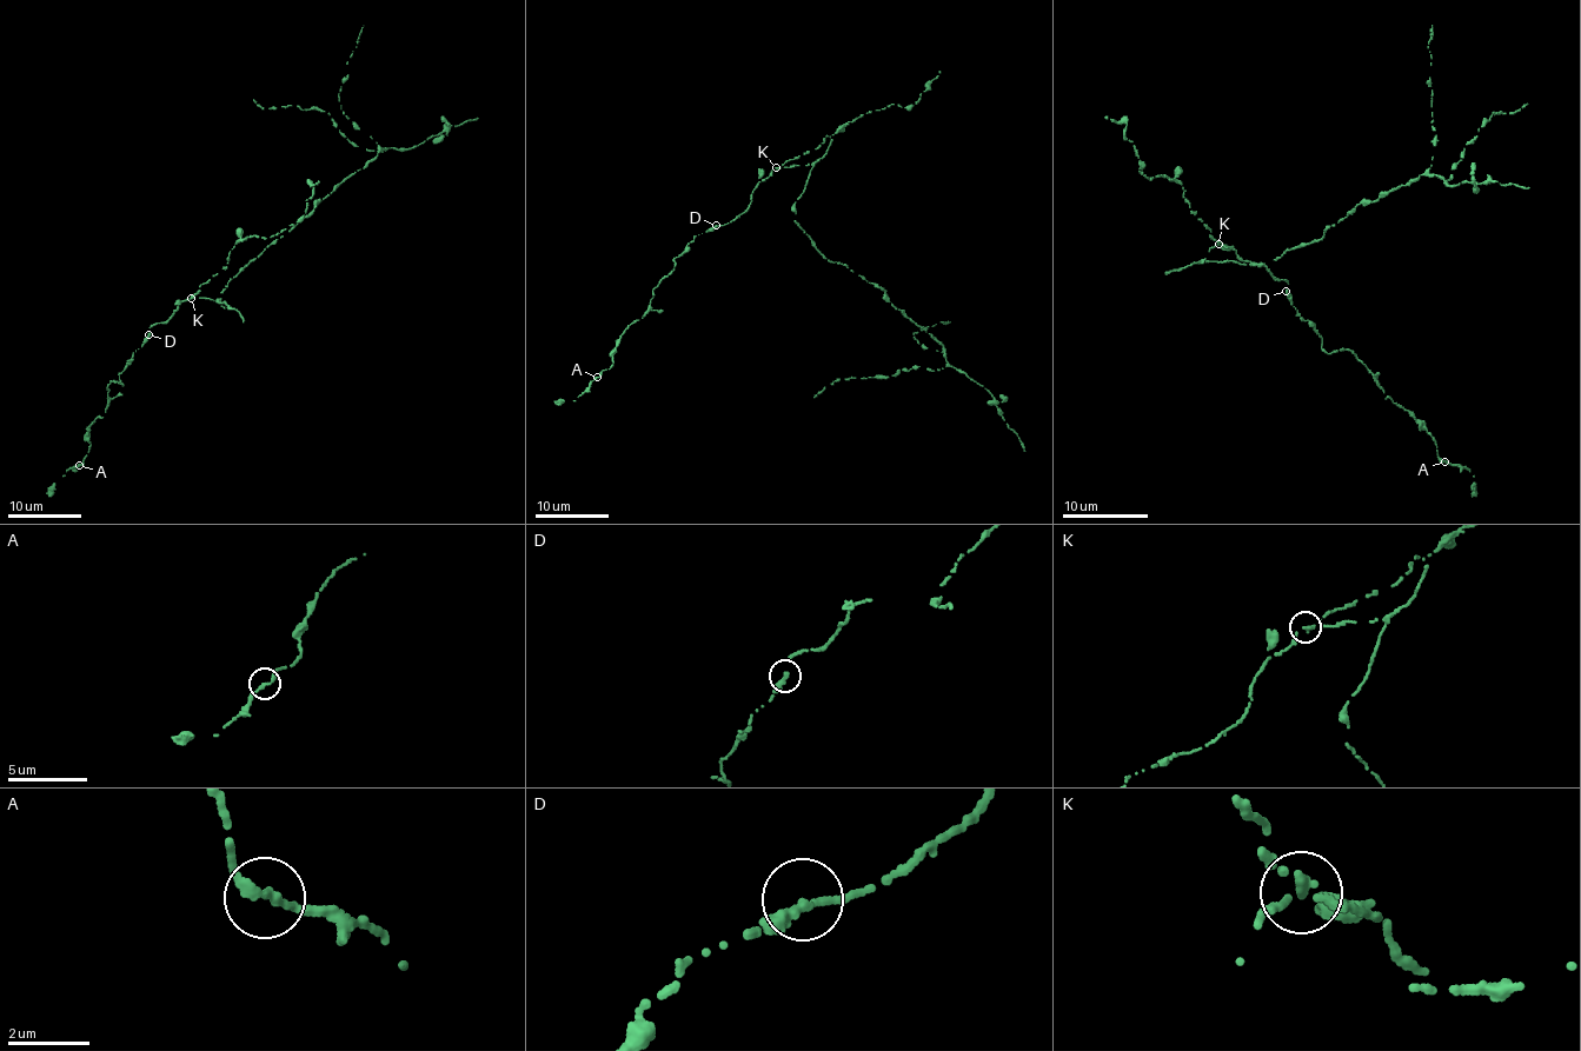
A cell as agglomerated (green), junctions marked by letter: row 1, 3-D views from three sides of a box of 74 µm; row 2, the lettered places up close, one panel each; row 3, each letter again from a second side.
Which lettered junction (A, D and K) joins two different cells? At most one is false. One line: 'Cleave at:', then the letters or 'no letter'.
Cleave at: K

